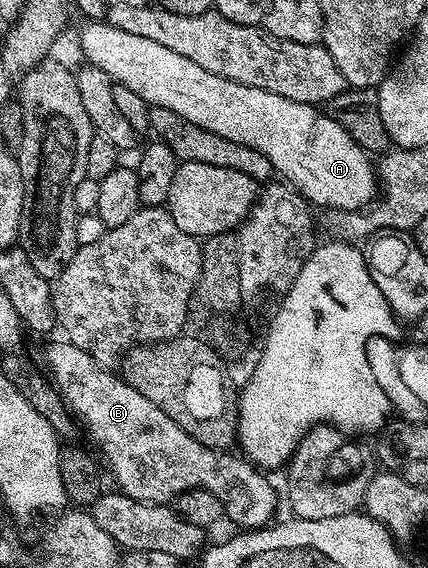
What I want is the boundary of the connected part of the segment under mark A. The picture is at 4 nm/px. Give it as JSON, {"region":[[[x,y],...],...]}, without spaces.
{"region":[[[89,21],[84,25],[81,51],[90,64],[107,73],[114,83],[122,83],[127,85],[127,89],[139,93],[146,103],[171,109],[171,113],[179,113],[179,117],[187,117],[187,121],[199,125],[199,129],[211,129],[211,133],[219,133],[219,137],[227,137],[227,141],[239,141],[243,145],[251,145],[251,149],[259,149],[259,153],[271,161],[274,172],[304,199],[308,199],[314,208],[360,211],[378,198],[379,176],[374,160],[369,160],[372,158],[346,133],[343,125],[325,114],[320,106],[291,101],[287,97],[279,97],[279,93],[219,77],[203,69],[203,65],[195,65],[195,61],[183,57],[183,53],[175,53],[175,49],[167,49],[167,45],[159,45],[159,41],[147,41],[147,37],[123,33],[107,21]]]}

